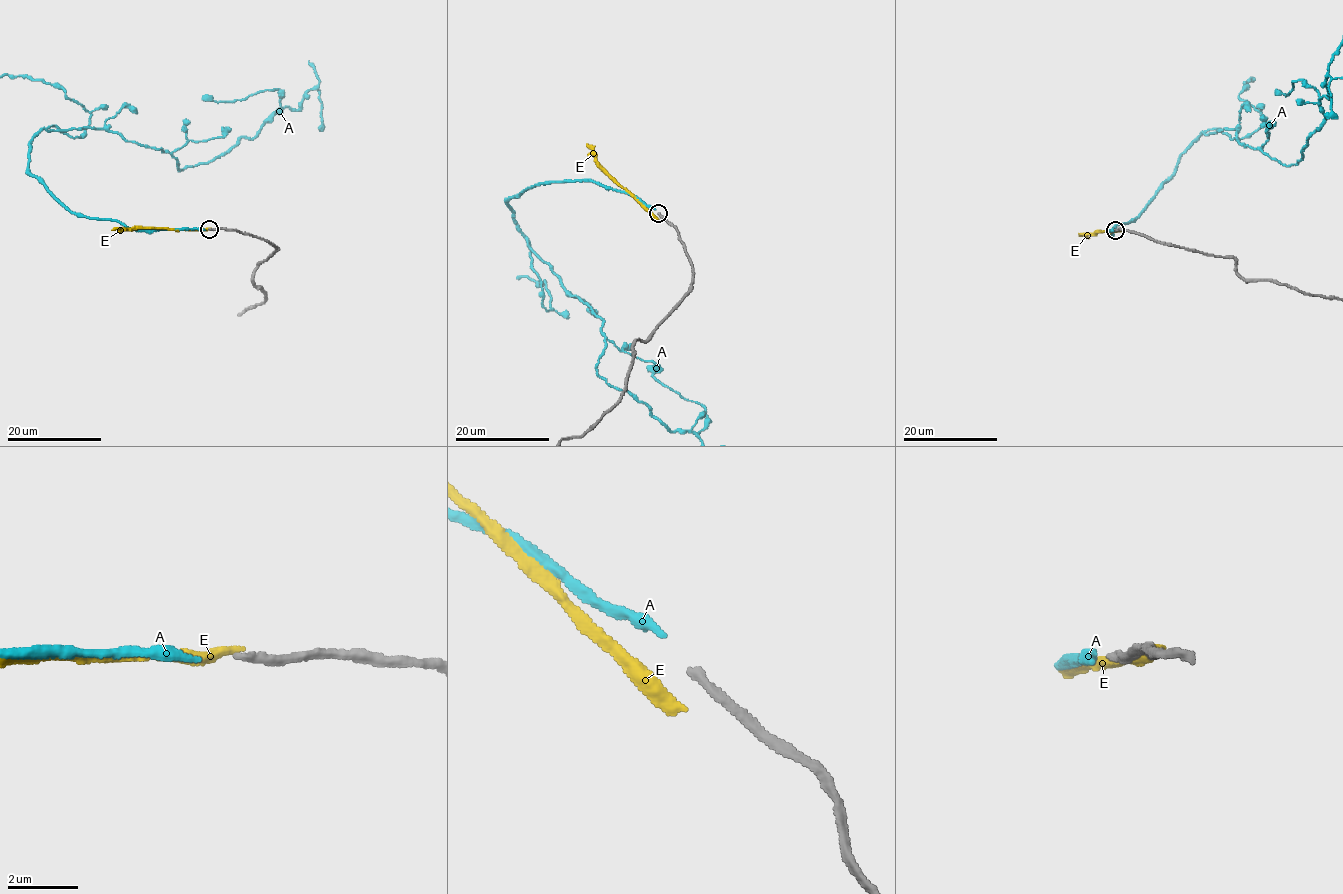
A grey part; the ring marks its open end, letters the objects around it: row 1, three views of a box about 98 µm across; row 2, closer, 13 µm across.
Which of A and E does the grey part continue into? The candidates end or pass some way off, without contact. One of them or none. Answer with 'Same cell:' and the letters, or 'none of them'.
Same cell: A

